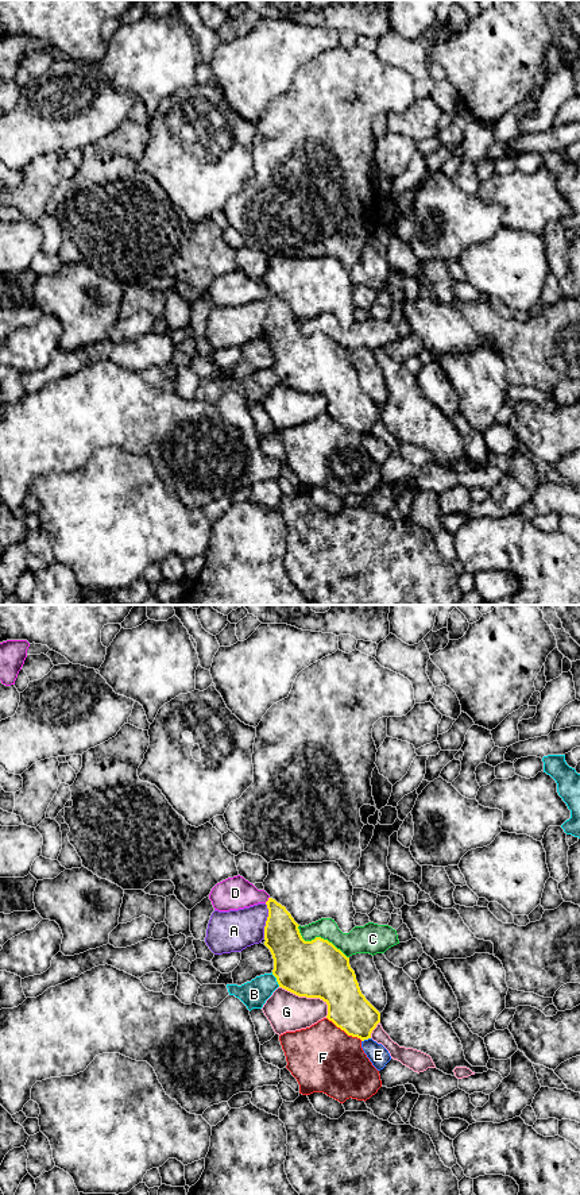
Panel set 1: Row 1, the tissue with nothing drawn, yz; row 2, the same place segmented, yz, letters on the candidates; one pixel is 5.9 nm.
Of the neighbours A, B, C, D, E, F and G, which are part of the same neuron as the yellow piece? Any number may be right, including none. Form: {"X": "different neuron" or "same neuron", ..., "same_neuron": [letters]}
{"A": "different neuron", "B": "different neuron", "C": "different neuron", "D": "same neuron", "E": "different neuron", "F": "different neuron", "G": "different neuron", "same_neuron": ["D"]}

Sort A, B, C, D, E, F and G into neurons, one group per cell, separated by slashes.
A / B / C / D / E / F / G

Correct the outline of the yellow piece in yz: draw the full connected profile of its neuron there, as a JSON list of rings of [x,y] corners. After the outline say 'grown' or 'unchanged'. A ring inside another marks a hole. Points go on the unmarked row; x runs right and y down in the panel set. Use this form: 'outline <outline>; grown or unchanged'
outline [[[240,270],[217,278],[209,294],[219,307],[266,298],[264,340],[272,350],[279,382],[322,394],[328,400],[326,413],[337,423],[361,436],[371,433],[380,408],[361,389],[349,352],[321,332],[305,336],[286,302]]]; grown

